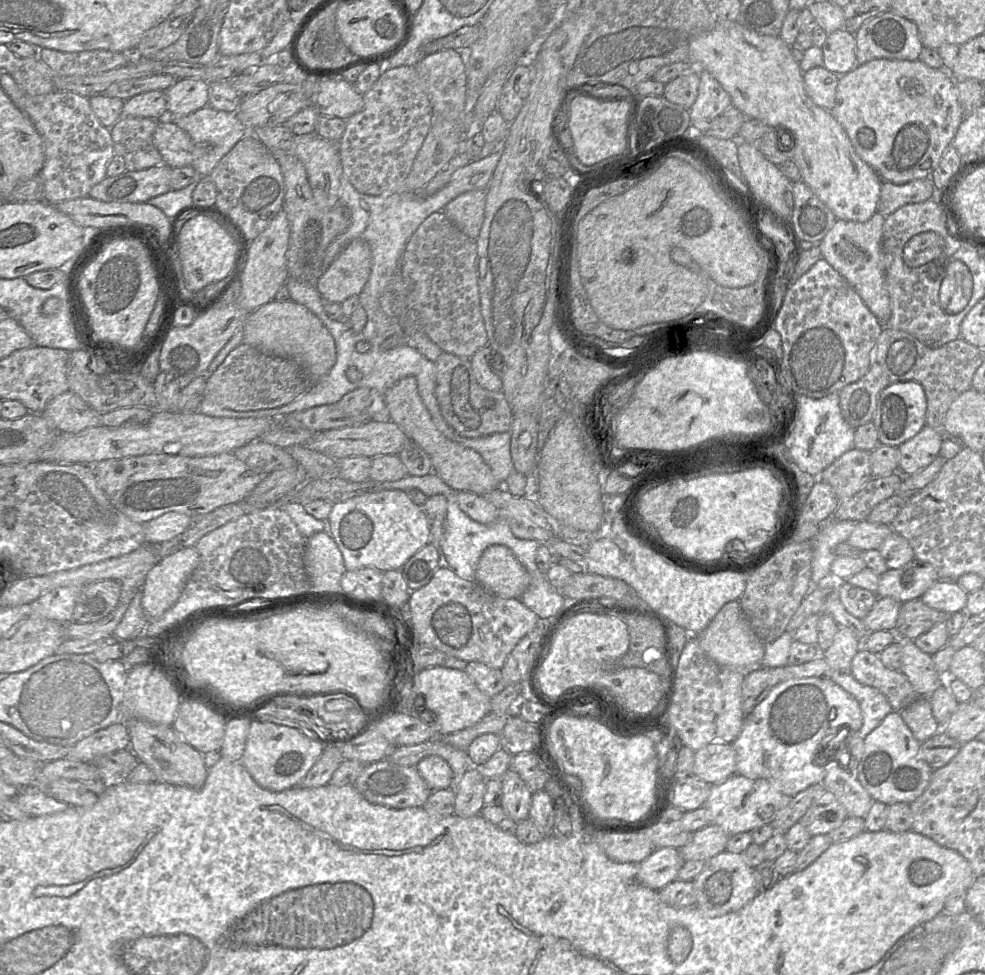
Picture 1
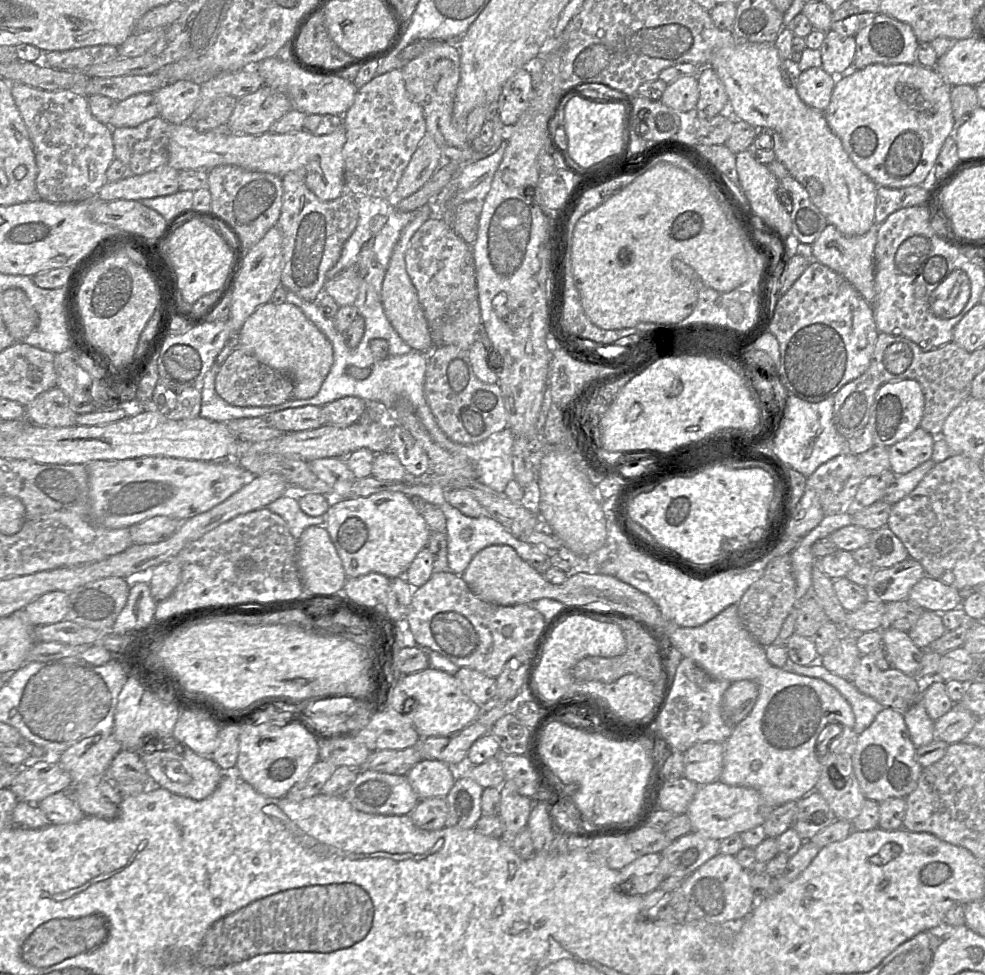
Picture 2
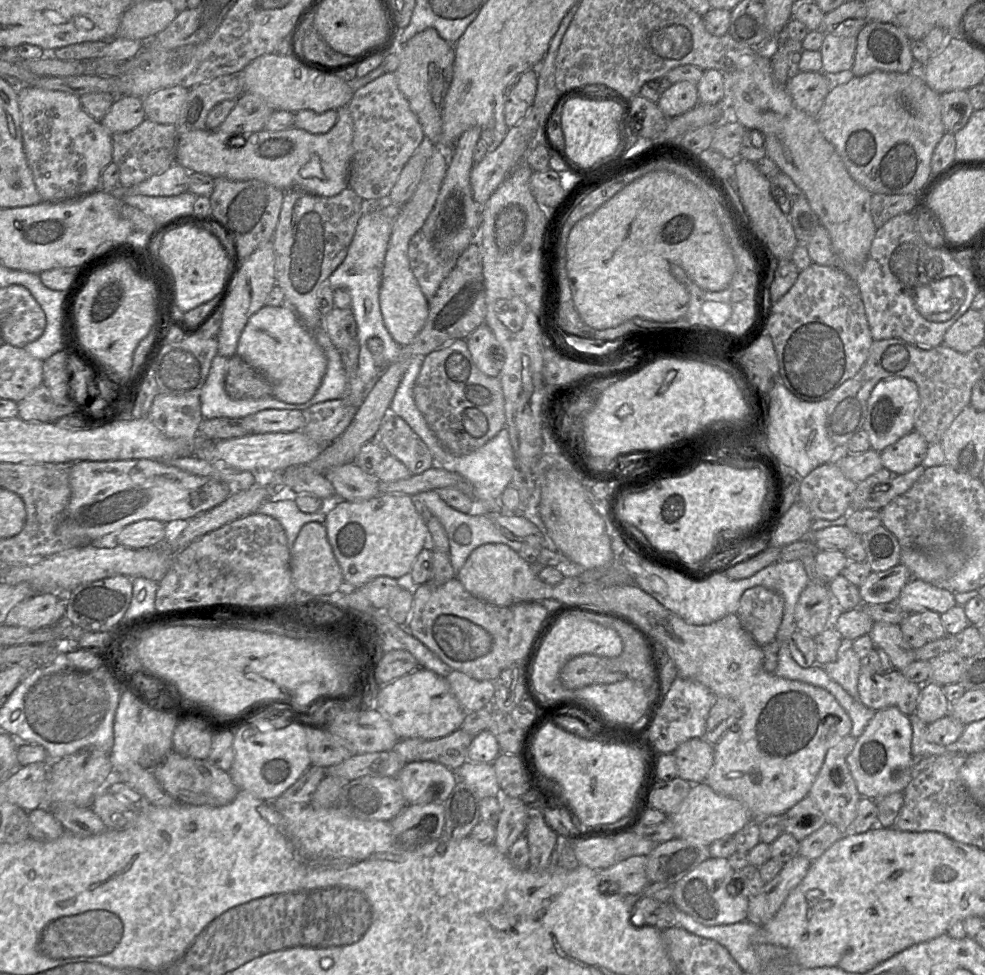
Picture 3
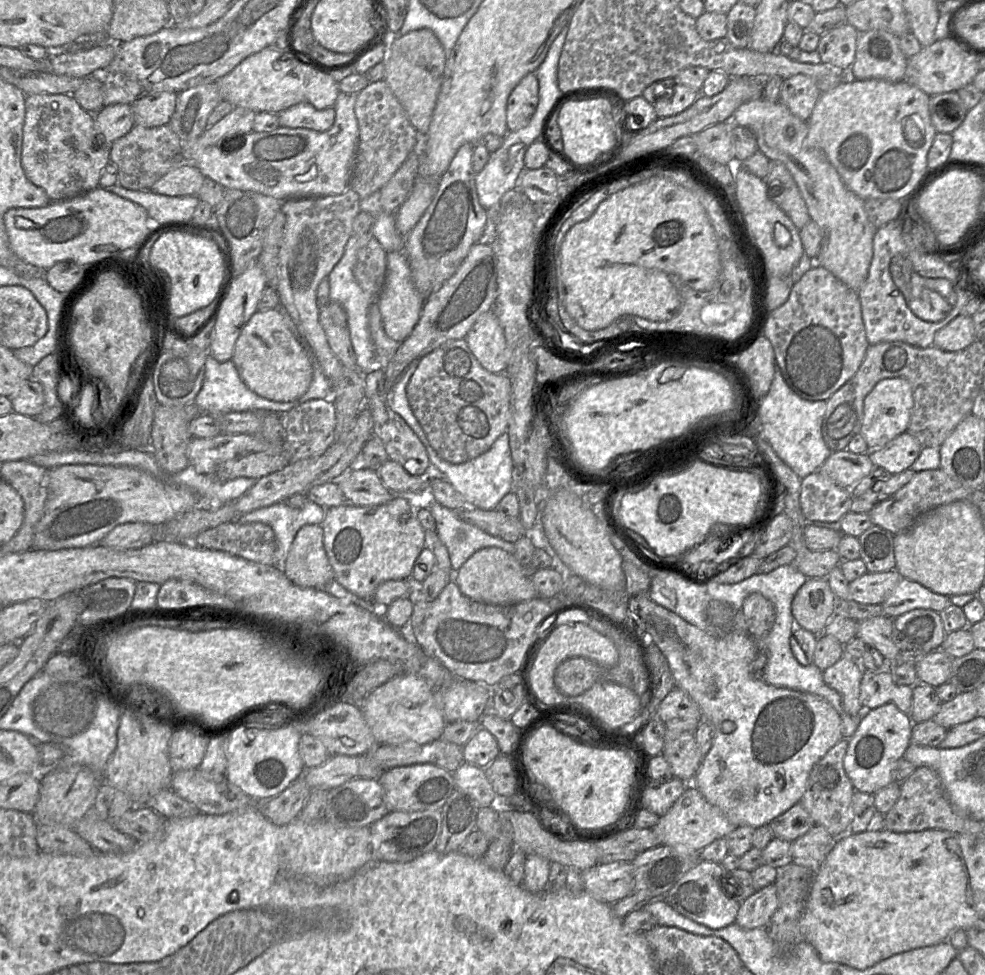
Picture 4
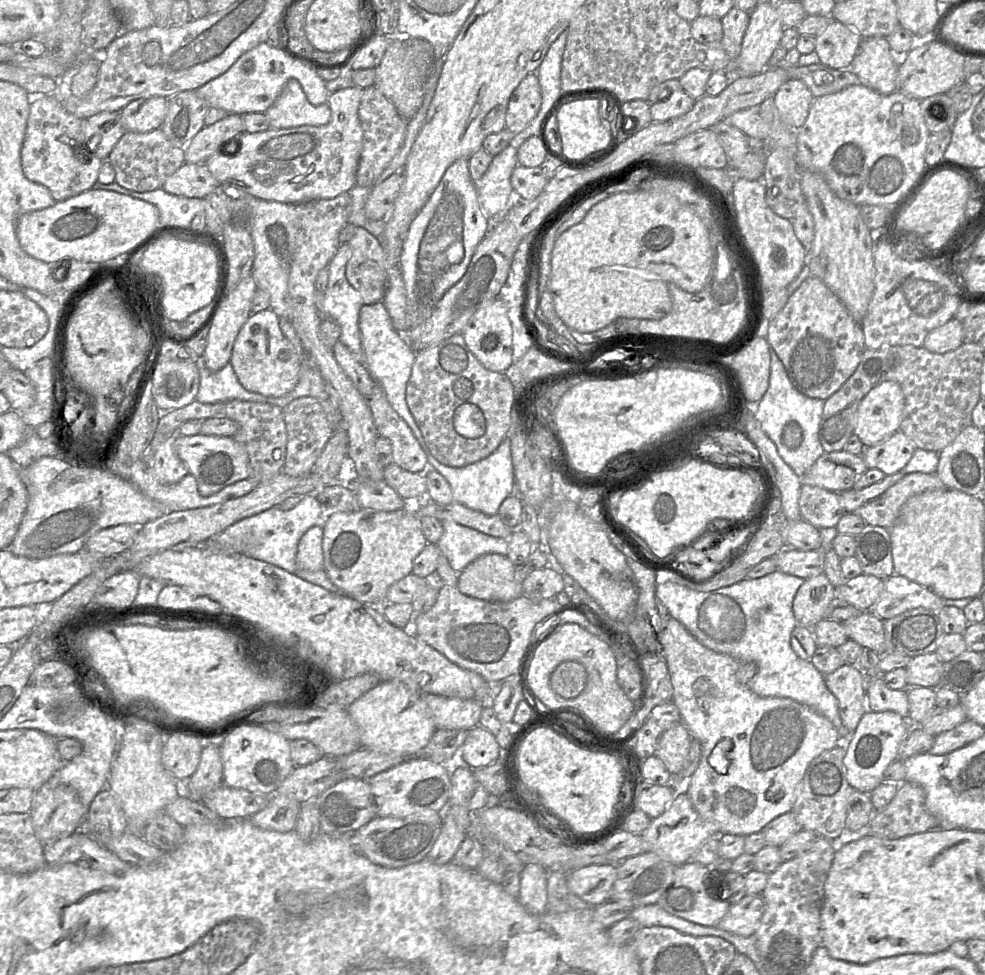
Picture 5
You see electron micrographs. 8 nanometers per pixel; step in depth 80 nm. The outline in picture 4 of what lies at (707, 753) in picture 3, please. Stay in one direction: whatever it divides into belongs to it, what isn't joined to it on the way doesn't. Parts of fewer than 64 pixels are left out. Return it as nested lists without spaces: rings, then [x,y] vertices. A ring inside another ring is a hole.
[[[691,731],[683,732],[668,741],[662,756],[669,764],[673,776],[682,781],[692,781],[702,761],[701,751]]]

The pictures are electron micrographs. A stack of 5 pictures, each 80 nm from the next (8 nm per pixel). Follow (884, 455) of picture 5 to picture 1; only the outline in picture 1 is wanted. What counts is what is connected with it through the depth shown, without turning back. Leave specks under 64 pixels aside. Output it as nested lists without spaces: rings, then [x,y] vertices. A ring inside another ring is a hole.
[[[925,426],[913,438],[899,445],[897,472],[909,476],[932,463],[939,456],[943,437],[941,430]]]

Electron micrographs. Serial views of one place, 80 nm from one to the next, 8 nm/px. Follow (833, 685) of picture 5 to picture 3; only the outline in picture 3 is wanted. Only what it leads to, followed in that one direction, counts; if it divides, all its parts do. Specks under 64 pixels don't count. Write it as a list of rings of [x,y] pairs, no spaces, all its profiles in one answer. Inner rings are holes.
[[[845,643],[836,659],[822,667],[833,681],[851,697],[858,699],[858,678],[863,663],[850,644]]]

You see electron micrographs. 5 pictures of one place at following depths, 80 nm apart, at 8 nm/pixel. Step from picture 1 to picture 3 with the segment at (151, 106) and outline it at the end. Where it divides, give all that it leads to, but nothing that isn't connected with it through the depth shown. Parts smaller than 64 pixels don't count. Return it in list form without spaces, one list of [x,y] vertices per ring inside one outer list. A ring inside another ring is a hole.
[[[116,96],[100,123],[111,134],[128,132],[146,118],[143,99],[136,96]]]

